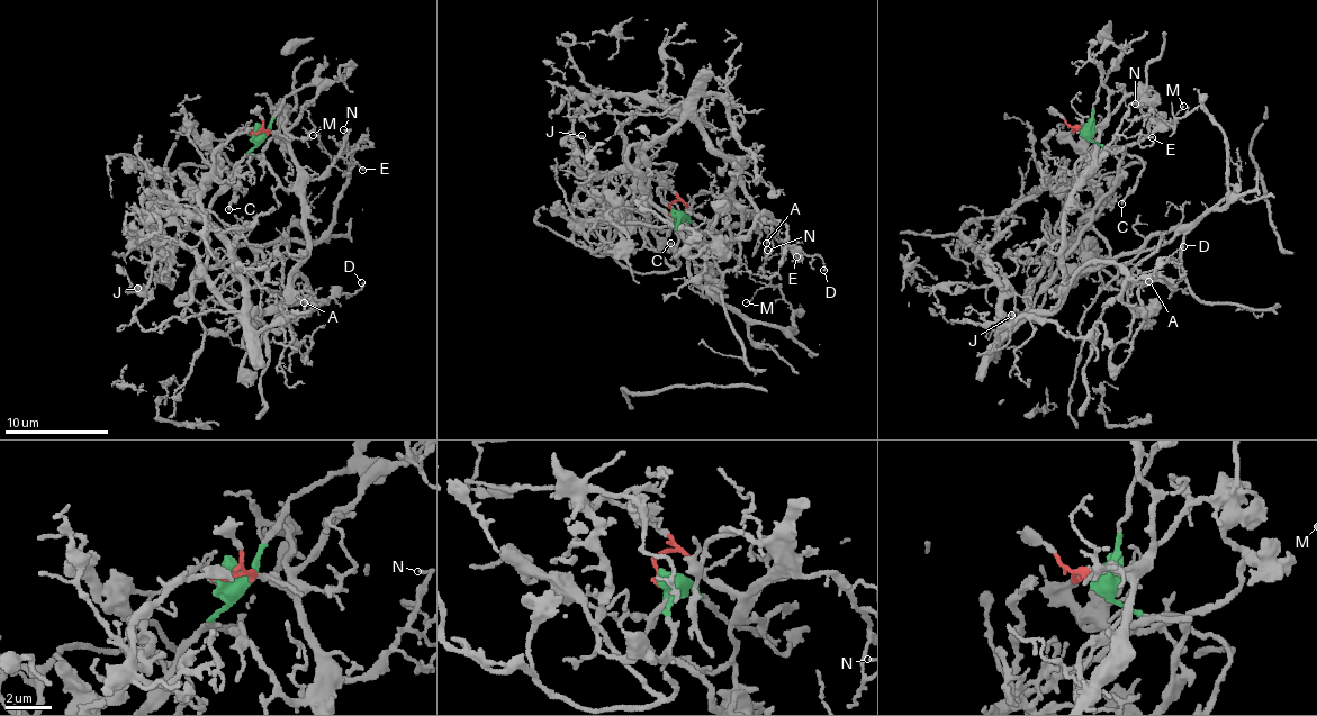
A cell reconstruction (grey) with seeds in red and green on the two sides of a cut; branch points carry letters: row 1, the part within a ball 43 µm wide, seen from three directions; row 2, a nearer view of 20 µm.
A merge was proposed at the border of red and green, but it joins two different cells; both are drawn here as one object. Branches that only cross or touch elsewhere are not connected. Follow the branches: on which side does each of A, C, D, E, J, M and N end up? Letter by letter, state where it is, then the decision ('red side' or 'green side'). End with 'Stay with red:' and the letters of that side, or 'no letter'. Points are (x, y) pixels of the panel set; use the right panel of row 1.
A: place (1148, 281); red side
C: place (1121, 204); green side
D: place (1183, 246); red side
E: place (1152, 137); red side
J: place (1011, 315); red side
M: place (1183, 106); green side
N: place (1135, 103); red side
Stay with red: A, D, E, J, N

